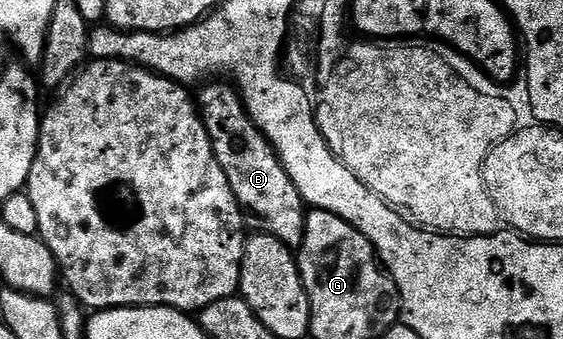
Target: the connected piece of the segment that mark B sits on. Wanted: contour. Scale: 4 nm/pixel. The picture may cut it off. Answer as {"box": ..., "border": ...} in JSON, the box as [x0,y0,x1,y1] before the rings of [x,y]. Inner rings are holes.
{"box":[196,83,308,251],"border":[[[218,83],[203,84],[198,97],[196,93],[198,116],[208,131],[212,151],[220,167],[224,167],[224,175],[228,175],[228,183],[236,195],[238,206],[243,214],[249,215],[249,224],[251,221],[257,232],[272,235],[291,251],[297,250],[304,239],[308,206],[296,183],[292,183],[288,171],[284,171],[272,143],[256,127],[237,88],[230,83],[214,84]]]}

